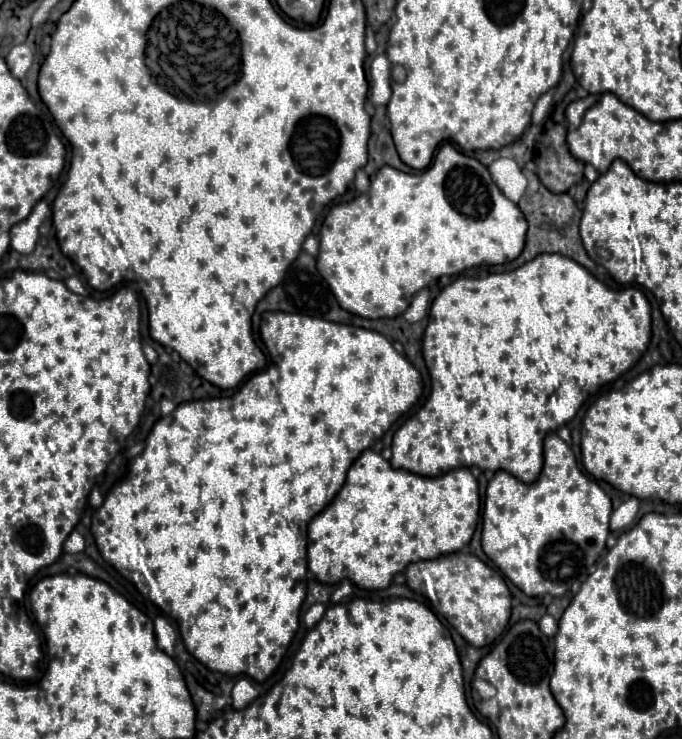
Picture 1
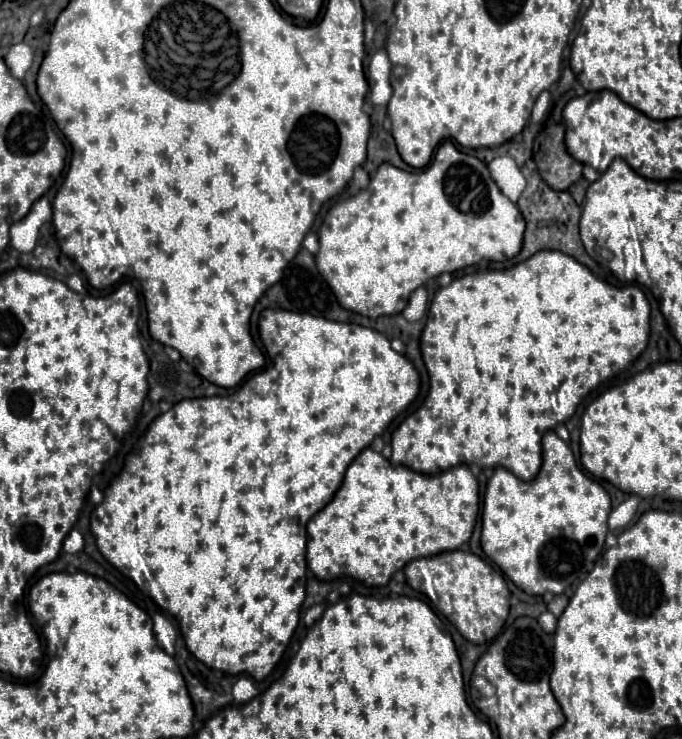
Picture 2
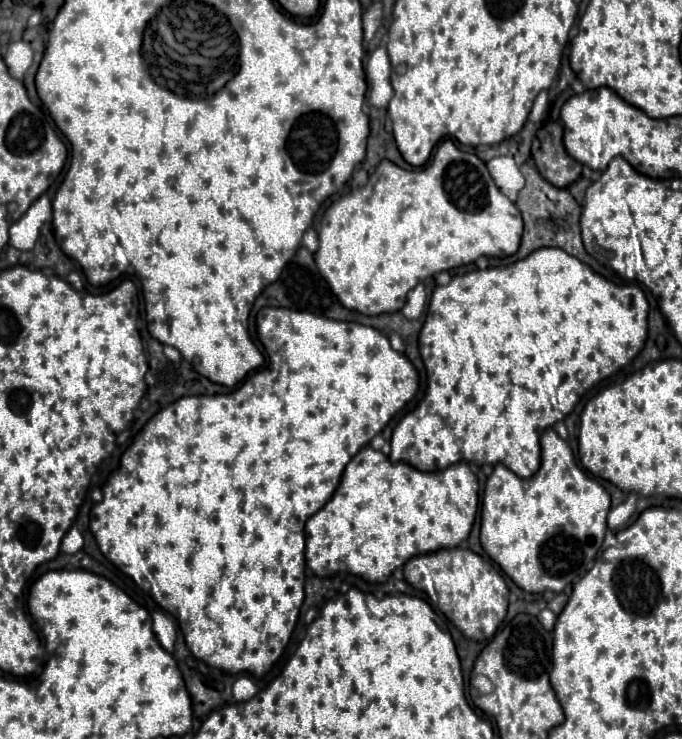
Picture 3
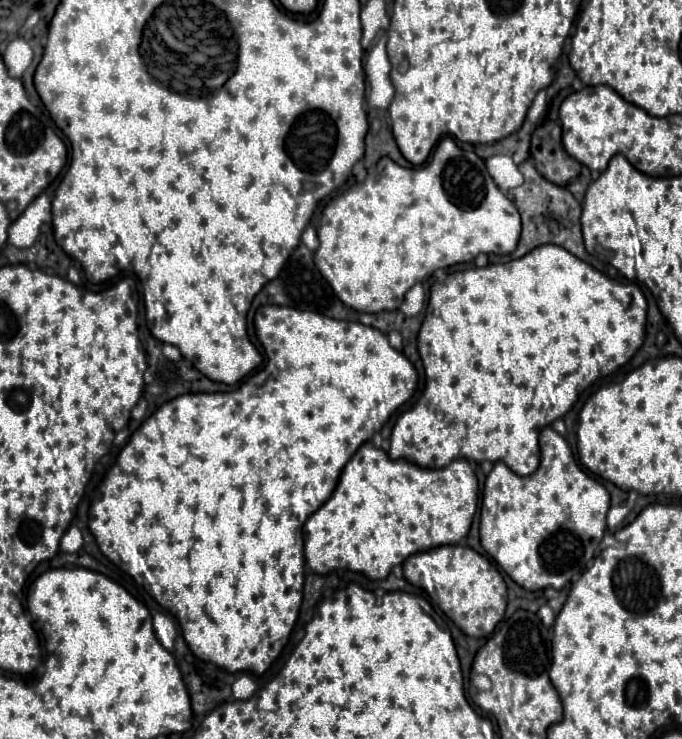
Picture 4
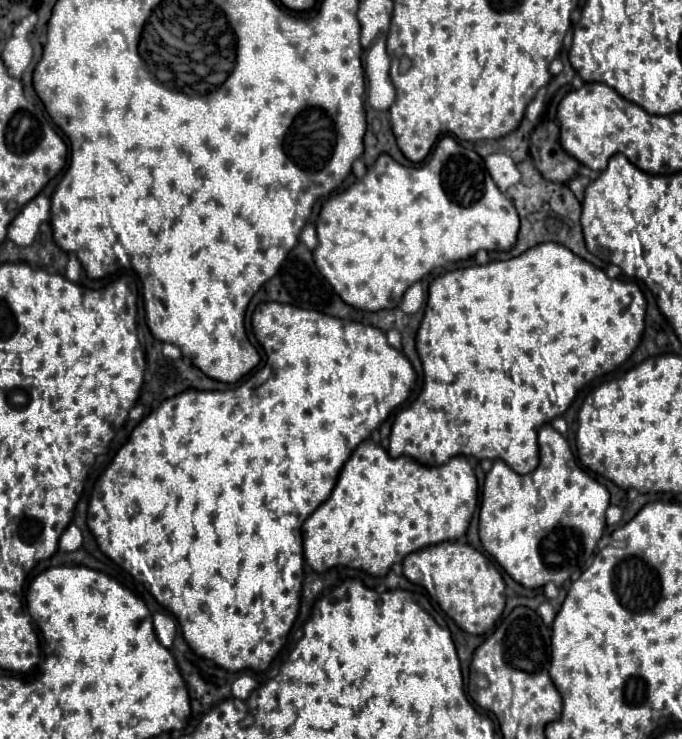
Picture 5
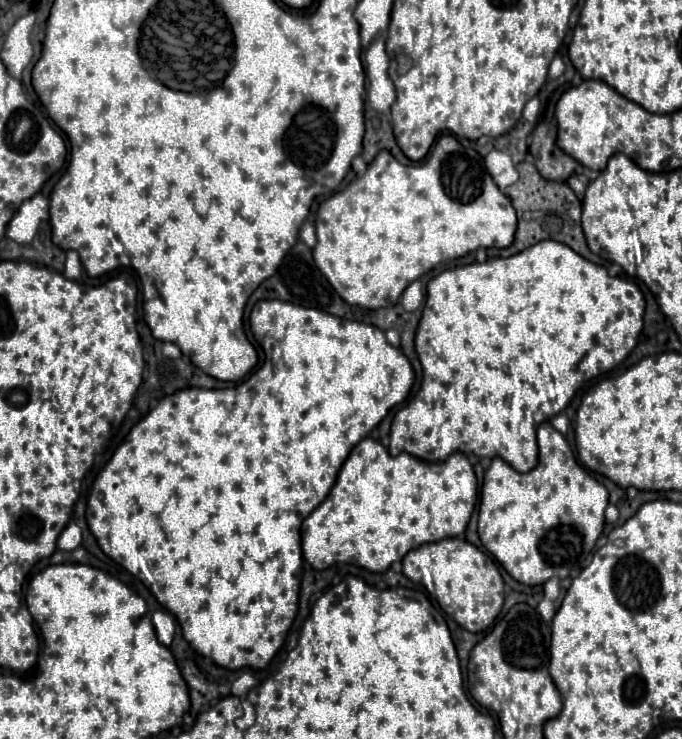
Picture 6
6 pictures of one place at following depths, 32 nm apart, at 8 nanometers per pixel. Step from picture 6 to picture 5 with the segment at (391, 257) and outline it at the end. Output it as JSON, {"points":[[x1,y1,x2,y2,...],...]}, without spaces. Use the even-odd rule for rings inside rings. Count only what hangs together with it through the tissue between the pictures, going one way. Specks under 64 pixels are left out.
{"points":[[444,136,434,146,432,156,420,166,402,166,388,154,382,154,360,182,324,202,316,232,318,248,314,250,314,262,320,274,346,304,378,312,396,308,402,302,404,292,434,268,468,260,476,256,478,250,512,250,520,232,520,218,512,200,508,200,488,176,484,160,474,150,462,148,452,136]]}

